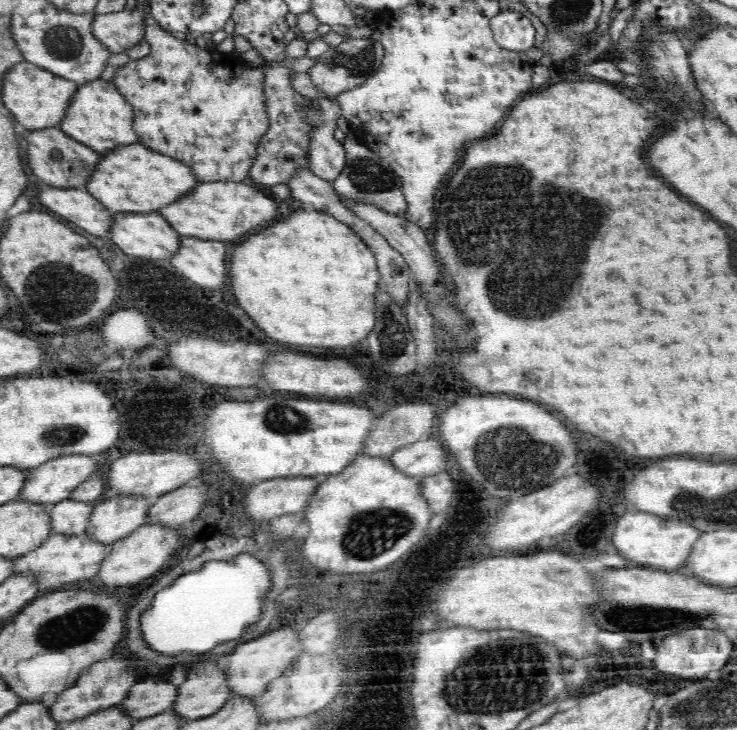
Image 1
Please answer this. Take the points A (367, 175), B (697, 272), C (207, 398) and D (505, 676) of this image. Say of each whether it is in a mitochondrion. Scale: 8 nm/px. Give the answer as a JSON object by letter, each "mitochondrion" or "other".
{"A":"mitochondrion","B":"other","C":"other","D":"mitochondrion"}

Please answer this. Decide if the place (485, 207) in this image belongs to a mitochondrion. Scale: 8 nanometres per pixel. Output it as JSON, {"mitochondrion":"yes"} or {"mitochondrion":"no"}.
{"mitochondrion":"yes"}

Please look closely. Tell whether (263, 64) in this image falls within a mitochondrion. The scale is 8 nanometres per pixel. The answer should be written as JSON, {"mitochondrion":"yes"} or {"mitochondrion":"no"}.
{"mitochondrion":"no"}

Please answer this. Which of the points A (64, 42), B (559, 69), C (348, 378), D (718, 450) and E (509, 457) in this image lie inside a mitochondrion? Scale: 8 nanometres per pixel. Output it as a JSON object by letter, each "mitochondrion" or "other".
{"A":"mitochondrion","B":"other","C":"other","D":"other","E":"mitochondrion"}

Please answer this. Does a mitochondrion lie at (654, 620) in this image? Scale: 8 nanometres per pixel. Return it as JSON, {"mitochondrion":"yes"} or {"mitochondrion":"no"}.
{"mitochondrion":"yes"}

